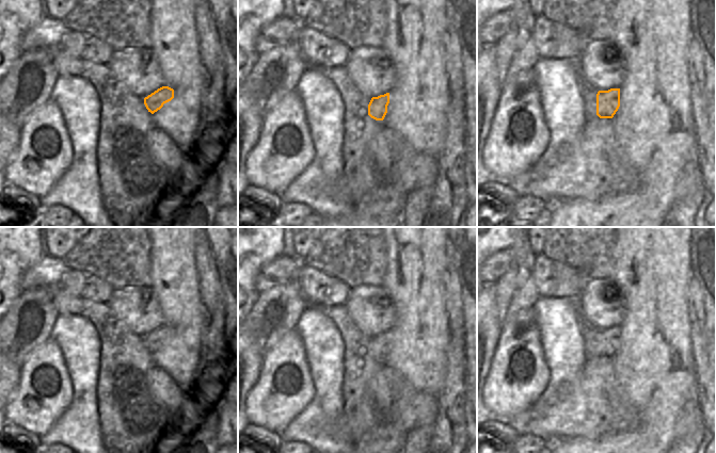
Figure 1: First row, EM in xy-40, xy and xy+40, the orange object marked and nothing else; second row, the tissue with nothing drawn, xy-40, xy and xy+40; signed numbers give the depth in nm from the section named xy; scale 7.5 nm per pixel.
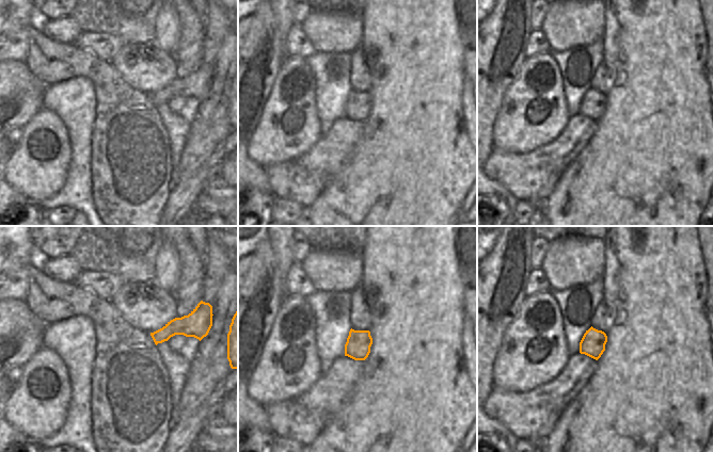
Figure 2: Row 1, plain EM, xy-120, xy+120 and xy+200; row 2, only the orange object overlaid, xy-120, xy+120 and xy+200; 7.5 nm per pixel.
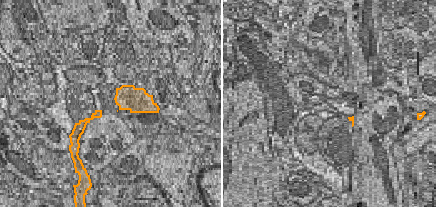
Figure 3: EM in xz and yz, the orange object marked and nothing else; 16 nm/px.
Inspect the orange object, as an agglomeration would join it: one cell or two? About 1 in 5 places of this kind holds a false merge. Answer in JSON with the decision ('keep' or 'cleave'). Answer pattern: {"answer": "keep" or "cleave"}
{"answer": "keep"}

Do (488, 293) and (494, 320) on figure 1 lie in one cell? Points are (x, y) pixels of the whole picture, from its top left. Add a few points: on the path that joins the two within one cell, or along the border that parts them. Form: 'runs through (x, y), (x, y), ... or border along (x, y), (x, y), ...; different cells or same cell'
runs through (488, 300), (488, 313); same cell

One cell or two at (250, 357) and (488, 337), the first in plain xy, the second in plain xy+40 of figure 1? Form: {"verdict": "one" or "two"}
{"verdict": "one"}

